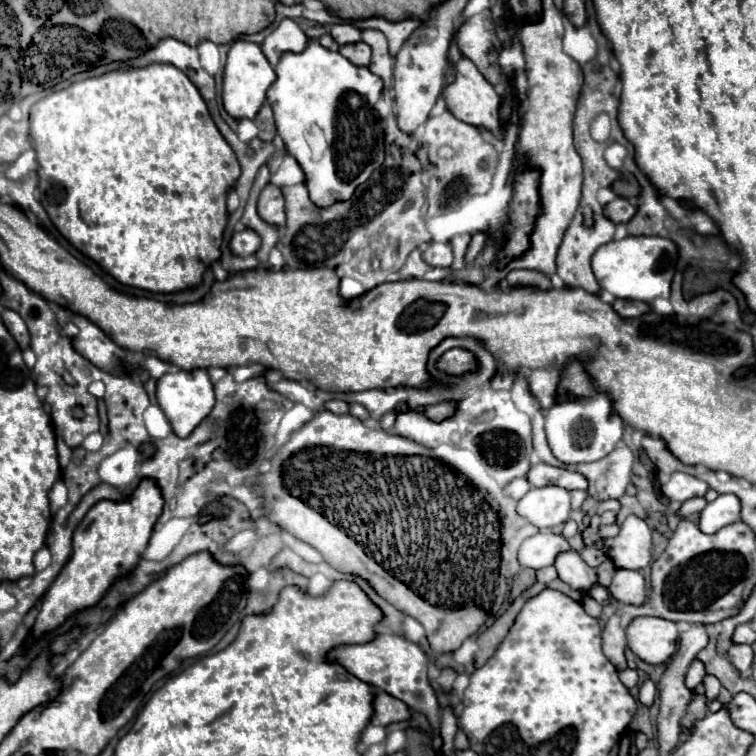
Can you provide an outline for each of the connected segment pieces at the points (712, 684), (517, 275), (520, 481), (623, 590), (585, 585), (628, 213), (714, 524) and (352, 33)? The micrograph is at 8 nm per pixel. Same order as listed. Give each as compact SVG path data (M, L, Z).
M706 674L704 676L704 688L706 688L706 698L708 700L714 700L714 698L718 698L718 692L720 692L720 680L716 678L716 676L712 676L712 674Z
M512 270L506 278L506 286L508 288L516 288L516 286L528 286L528 288L538 288L538 290L550 290L550 278L546 278L540 272L532 272L532 270Z
M516 478L514 482L510 482L506 488L506 494L512 496L514 500L520 500L528 490L530 490L530 482L526 478Z
M616 570L608 590L624 604L642 604L646 600L646 582L636 570Z
M576 550L558 554L554 566L556 566L556 570L558 570L560 580L564 580L570 588L578 590L582 596L588 594L588 590L598 584L598 576L596 576L594 568L590 568L590 566L582 560L580 552L576 552Z
M616 198L604 208L604 214L610 220L614 220L616 224L622 224L622 222L628 222L636 214L636 210L638 208L634 204L630 204L626 198Z
M720 494L700 514L700 530L714 534L716 530L740 520L740 500L734 494Z
M334 24L330 28L330 34L332 38L344 46L344 44L352 44L352 42L358 42L362 36L360 36L360 30L354 26L354 24Z

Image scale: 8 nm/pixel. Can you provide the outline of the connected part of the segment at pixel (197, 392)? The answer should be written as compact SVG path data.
M196 368L196 370L180 370L180 372L168 372L162 378L156 380L156 400L162 412L166 414L174 434L180 438L186 438L214 408L214 390L212 382L206 370Z

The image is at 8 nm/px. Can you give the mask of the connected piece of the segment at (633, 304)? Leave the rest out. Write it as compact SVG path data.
M618 298L612 306L614 306L614 310L616 310L622 318L640 318L640 316L652 312L650 304L638 302L638 300L620 300L620 298Z

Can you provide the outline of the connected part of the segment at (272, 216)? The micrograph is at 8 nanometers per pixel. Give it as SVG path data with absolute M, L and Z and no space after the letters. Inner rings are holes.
M268 184L258 198L258 214L260 218L264 218L264 222L268 222L270 226L282 228L286 222L284 216L284 196L282 190L274 184Z

